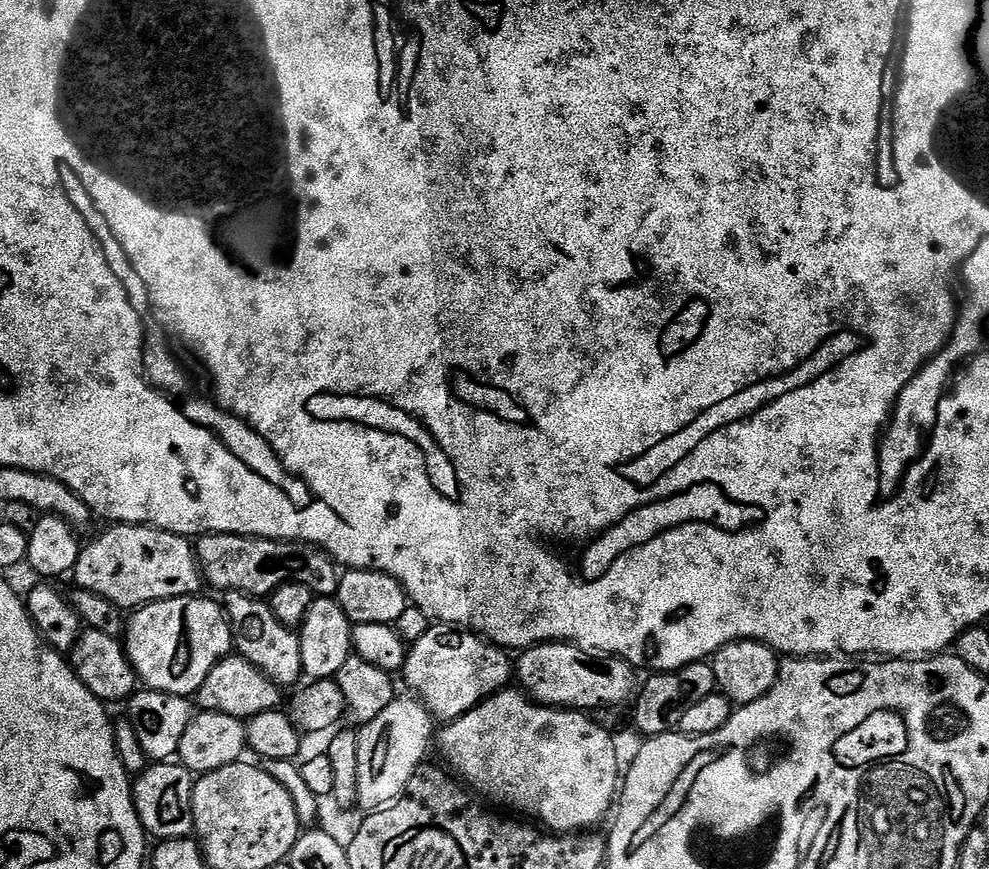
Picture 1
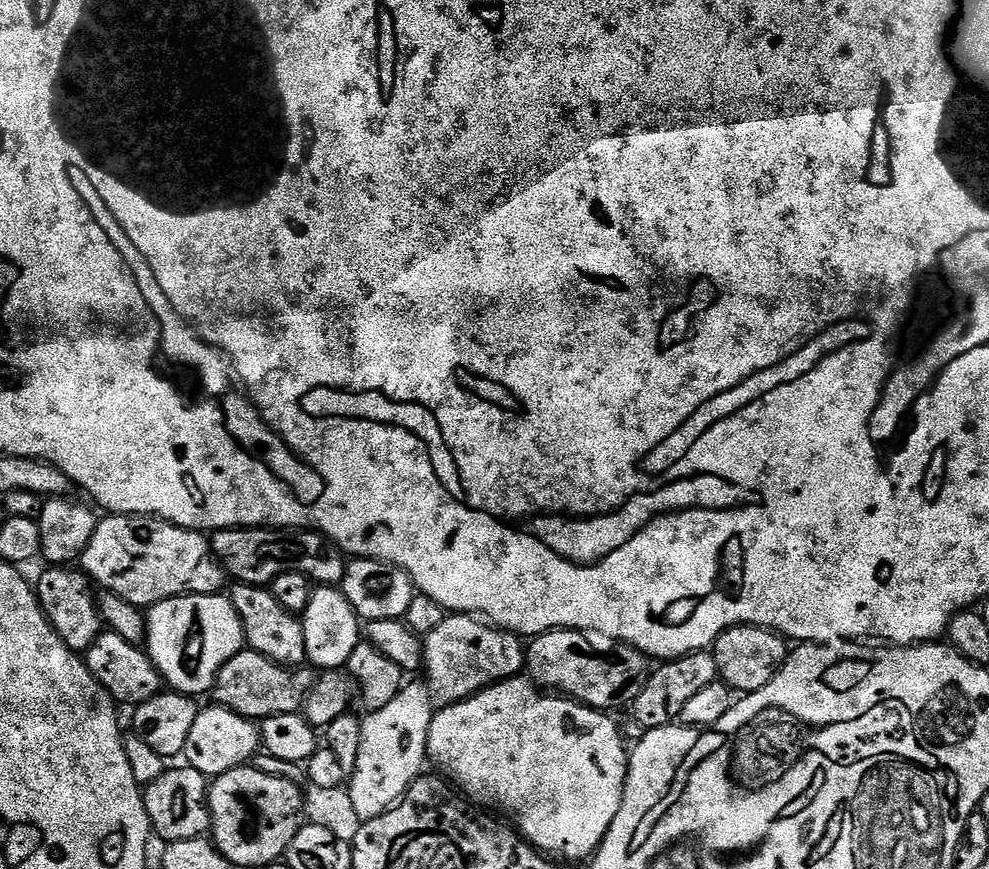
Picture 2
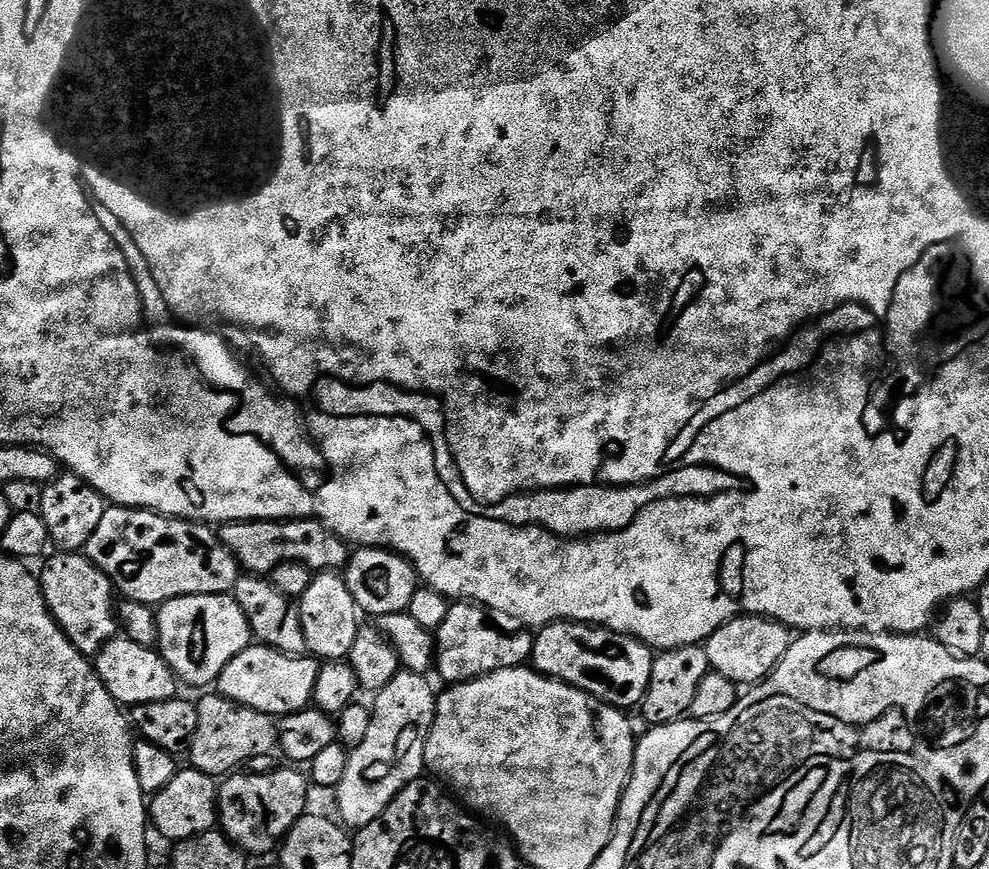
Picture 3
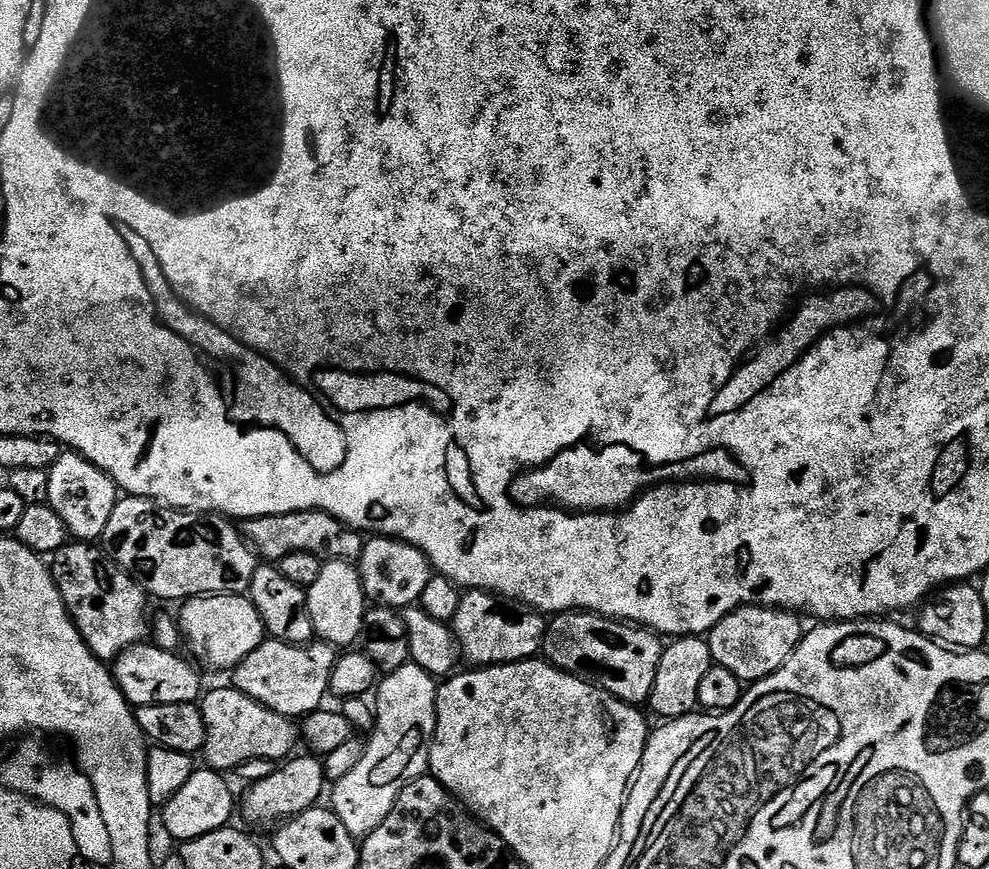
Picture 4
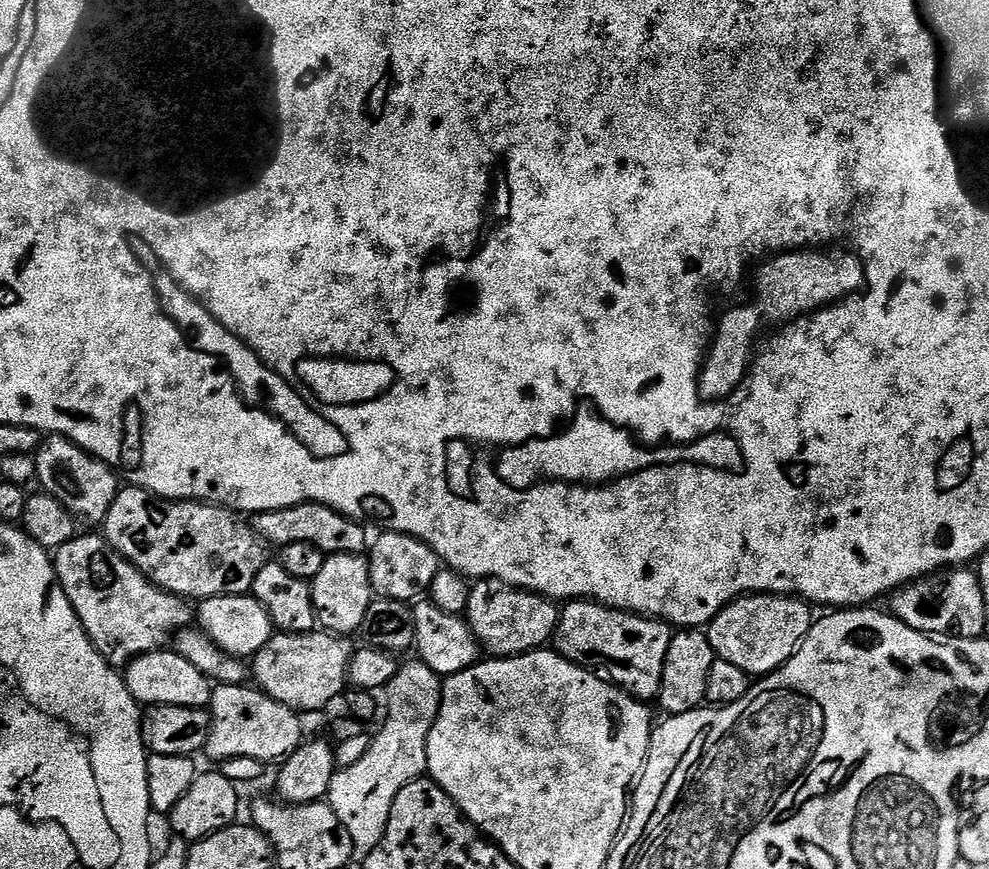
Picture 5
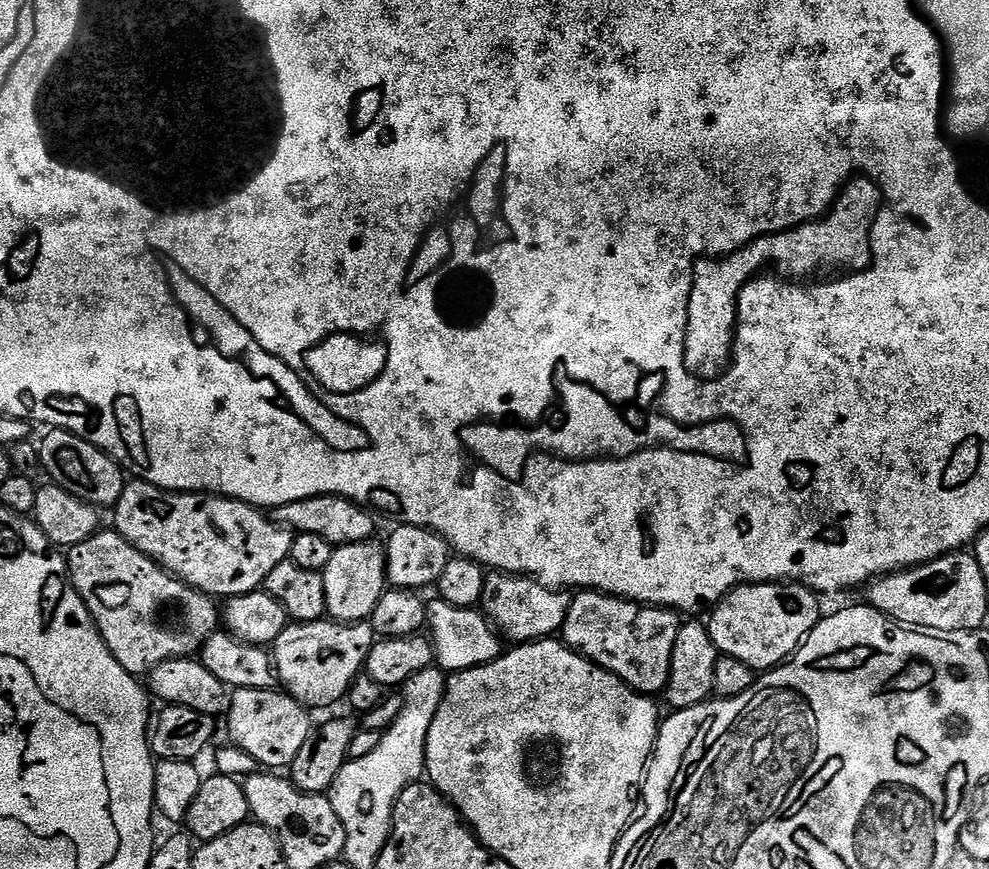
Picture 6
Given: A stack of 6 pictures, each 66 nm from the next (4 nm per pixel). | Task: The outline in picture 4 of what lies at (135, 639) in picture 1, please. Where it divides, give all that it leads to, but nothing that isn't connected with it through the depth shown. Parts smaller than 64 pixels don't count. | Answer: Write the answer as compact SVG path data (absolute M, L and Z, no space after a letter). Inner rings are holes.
M233 594L230 596L193 596L183 601L181 612L178 612L180 622L180 634L186 648L192 651L193 661L201 660L204 664L209 664L212 668L235 669L258 646L264 643L266 633L264 623L258 614L258 610L253 606L252 601L244 594Z

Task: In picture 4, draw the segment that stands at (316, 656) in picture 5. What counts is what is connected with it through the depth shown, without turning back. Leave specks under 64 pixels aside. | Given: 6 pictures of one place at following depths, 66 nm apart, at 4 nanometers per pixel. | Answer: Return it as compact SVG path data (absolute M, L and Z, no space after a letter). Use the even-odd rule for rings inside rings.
M265 639L231 673L231 683L239 692L254 698L262 706L289 718L303 718L321 711L324 695L332 686L332 671L338 659L333 645L323 642L287 644L281 640Z

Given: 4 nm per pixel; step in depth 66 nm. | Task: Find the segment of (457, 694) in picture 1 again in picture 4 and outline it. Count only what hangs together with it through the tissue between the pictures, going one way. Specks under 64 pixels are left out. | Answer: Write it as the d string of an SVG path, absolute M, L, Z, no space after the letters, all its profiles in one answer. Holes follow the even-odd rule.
M468 590L460 597L458 614L451 620L450 627L456 638L459 655L463 659L465 656L476 668L490 668L539 657L548 620L535 610L517 610L501 602L493 593Z

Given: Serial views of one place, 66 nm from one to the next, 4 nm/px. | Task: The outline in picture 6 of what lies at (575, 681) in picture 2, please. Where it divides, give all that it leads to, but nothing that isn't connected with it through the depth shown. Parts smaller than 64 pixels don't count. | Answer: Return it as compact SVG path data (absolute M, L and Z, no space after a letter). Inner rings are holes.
M580 590L572 596L562 629L562 640L572 651L585 656L595 667L613 672L633 692L660 694L668 682L670 658L674 654L674 638L678 638L681 623L681 617L667 608L636 604L633 600L622 600L619 596L608 596L604 592Z

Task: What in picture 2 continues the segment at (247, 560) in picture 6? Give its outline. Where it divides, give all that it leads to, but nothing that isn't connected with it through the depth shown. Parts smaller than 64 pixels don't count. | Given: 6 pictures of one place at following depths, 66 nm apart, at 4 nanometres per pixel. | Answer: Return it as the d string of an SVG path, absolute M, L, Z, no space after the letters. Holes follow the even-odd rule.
M108 514L97 523L90 546L81 554L79 567L86 573L93 585L105 592L118 594L126 602L147 610L153 604L169 600L175 596L215 596L226 581L226 573L212 552L209 537L190 528L179 528L169 520L155 516L130 516L127 514Z

